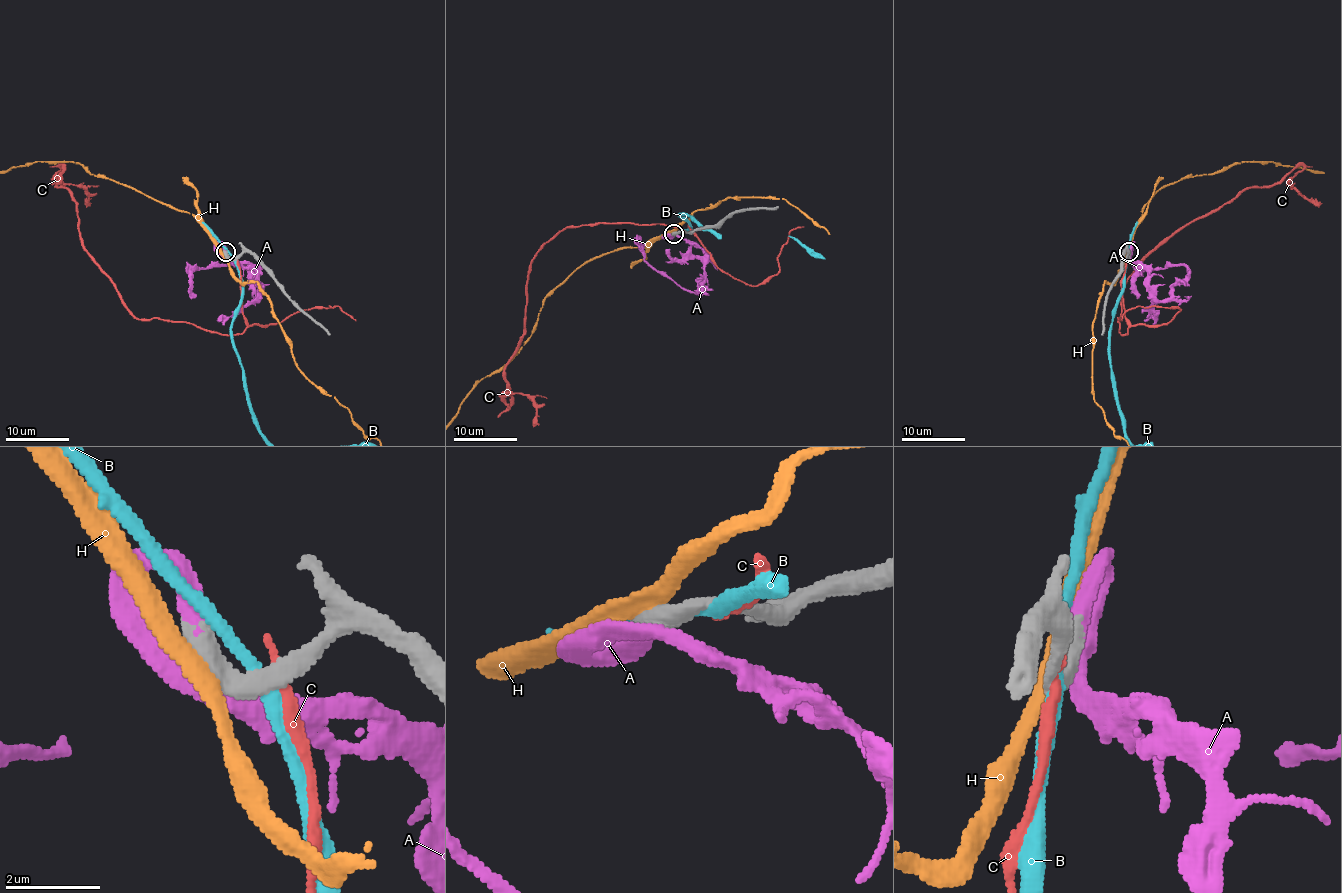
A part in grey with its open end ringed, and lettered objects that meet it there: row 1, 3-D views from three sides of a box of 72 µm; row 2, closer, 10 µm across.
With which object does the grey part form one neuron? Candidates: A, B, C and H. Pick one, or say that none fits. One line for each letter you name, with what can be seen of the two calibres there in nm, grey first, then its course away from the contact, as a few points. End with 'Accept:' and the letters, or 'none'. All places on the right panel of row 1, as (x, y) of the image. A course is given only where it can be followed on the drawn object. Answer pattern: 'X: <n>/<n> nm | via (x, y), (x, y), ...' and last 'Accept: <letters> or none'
A: 550/380 nm | via (1129, 253), (1134, 245), (1131, 259), (1158, 299), (1188, 273), (1185, 265), (1147, 269), (1134, 283), (1137, 299)
Accept: A

